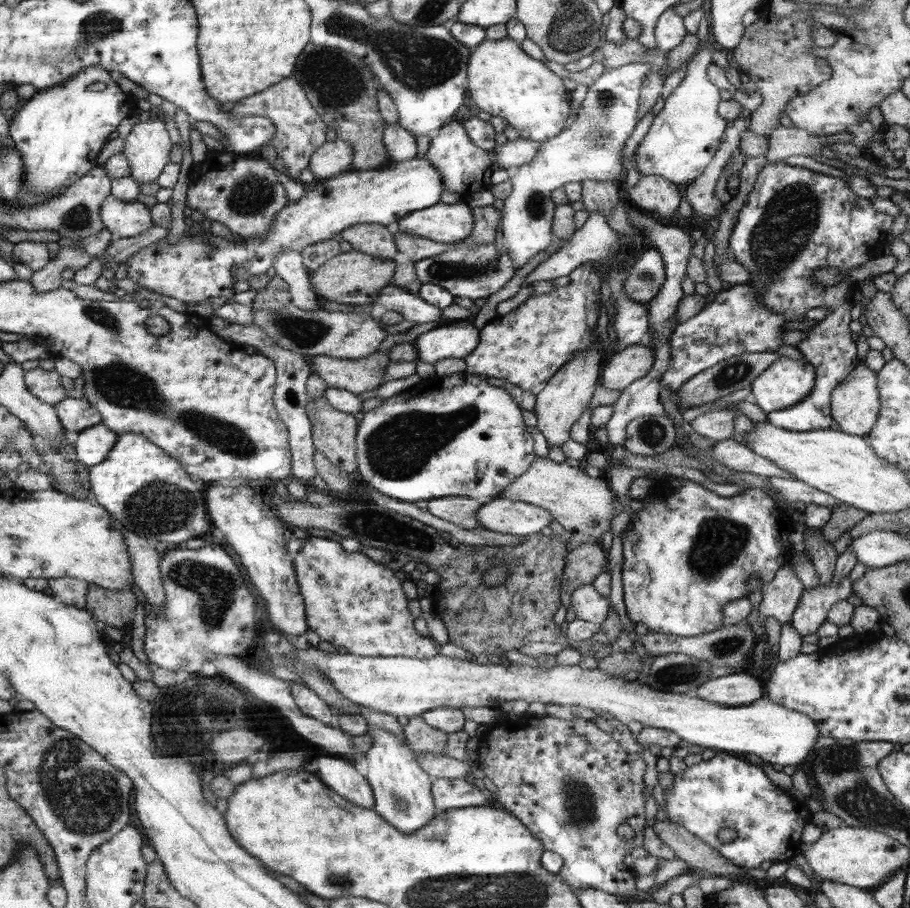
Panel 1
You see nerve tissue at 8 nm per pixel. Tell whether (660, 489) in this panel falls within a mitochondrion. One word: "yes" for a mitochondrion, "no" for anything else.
no

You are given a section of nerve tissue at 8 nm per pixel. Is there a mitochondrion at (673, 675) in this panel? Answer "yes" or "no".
yes

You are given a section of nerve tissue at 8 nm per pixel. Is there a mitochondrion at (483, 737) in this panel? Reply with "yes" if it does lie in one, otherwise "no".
no

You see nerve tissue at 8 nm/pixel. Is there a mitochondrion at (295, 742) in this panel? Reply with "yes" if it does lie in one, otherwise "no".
no

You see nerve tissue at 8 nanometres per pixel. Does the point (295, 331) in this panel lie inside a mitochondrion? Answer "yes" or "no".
yes

